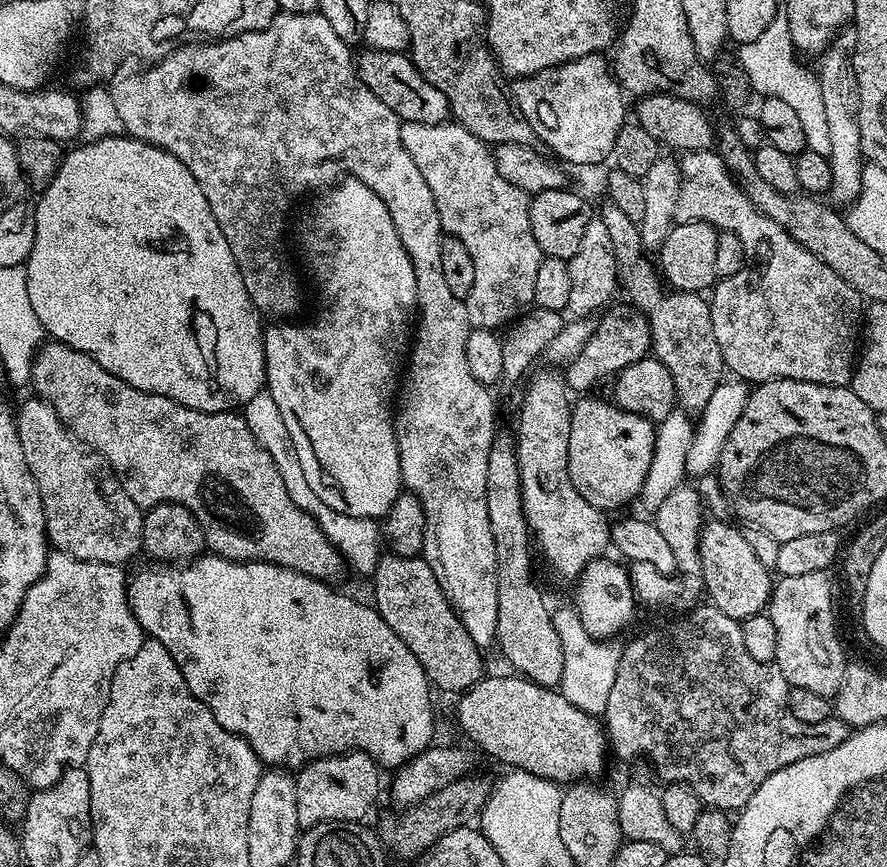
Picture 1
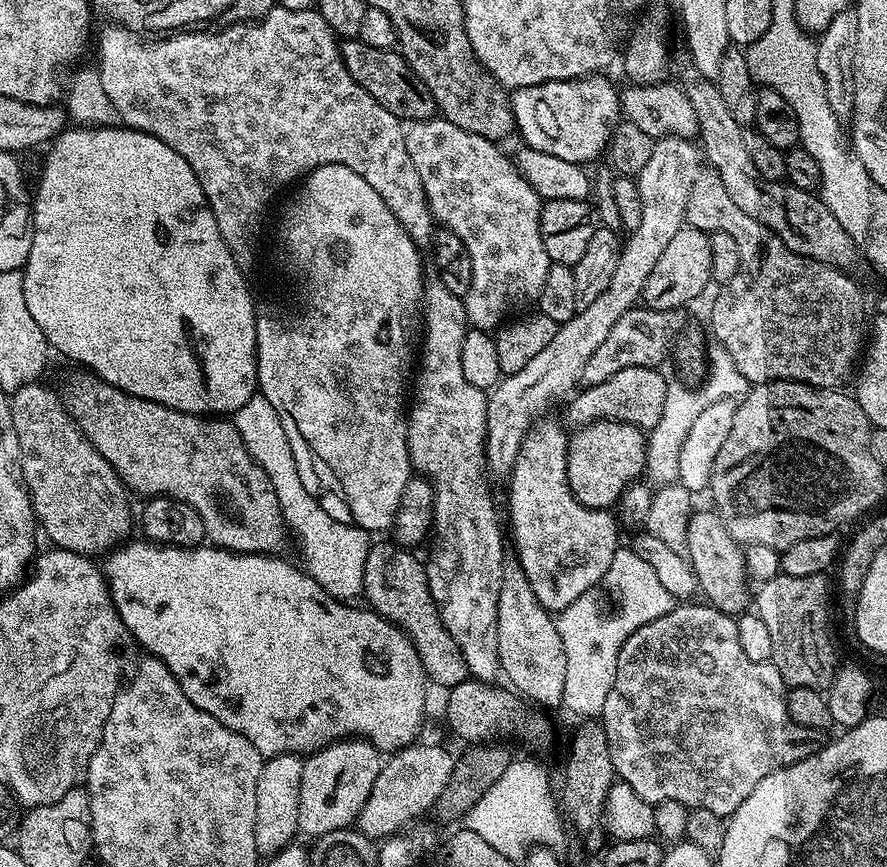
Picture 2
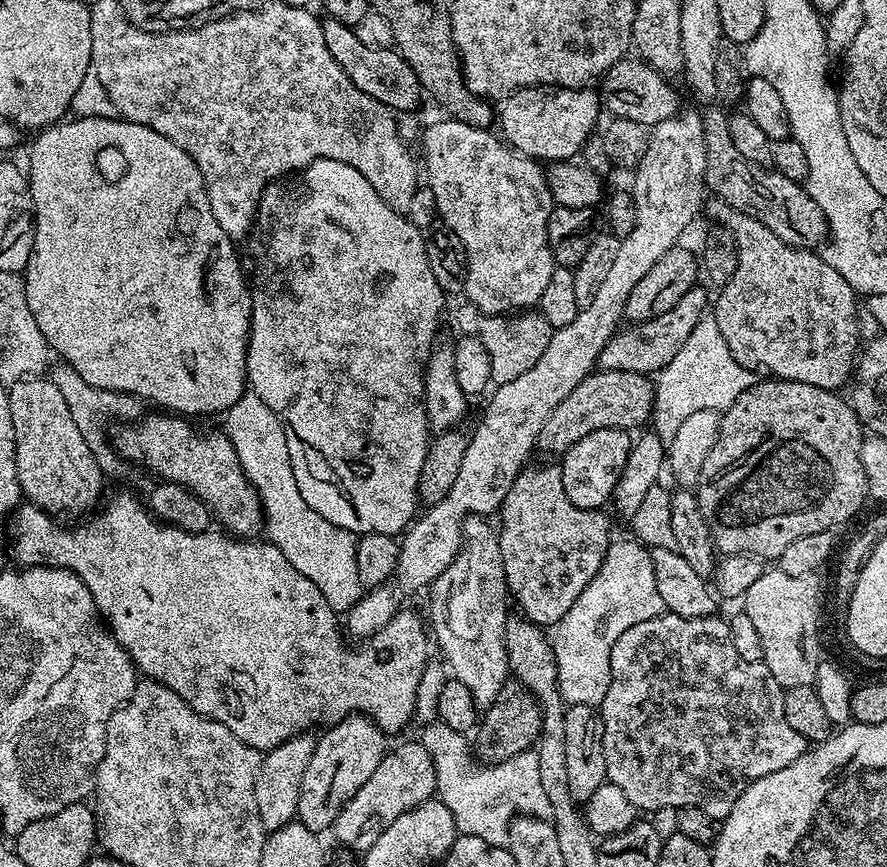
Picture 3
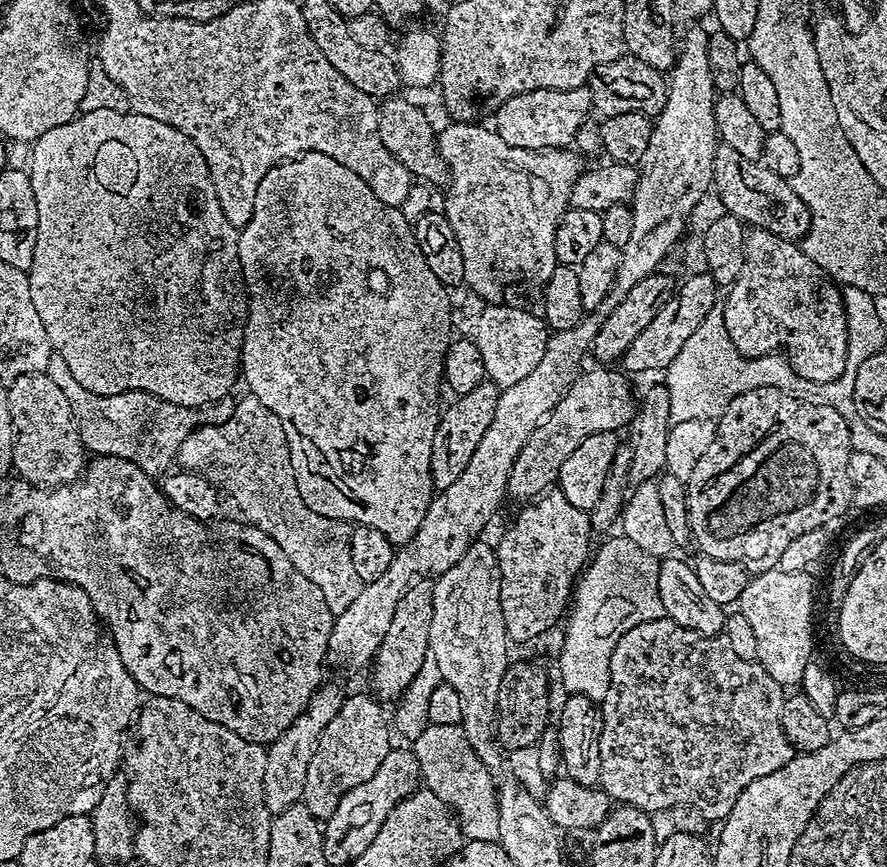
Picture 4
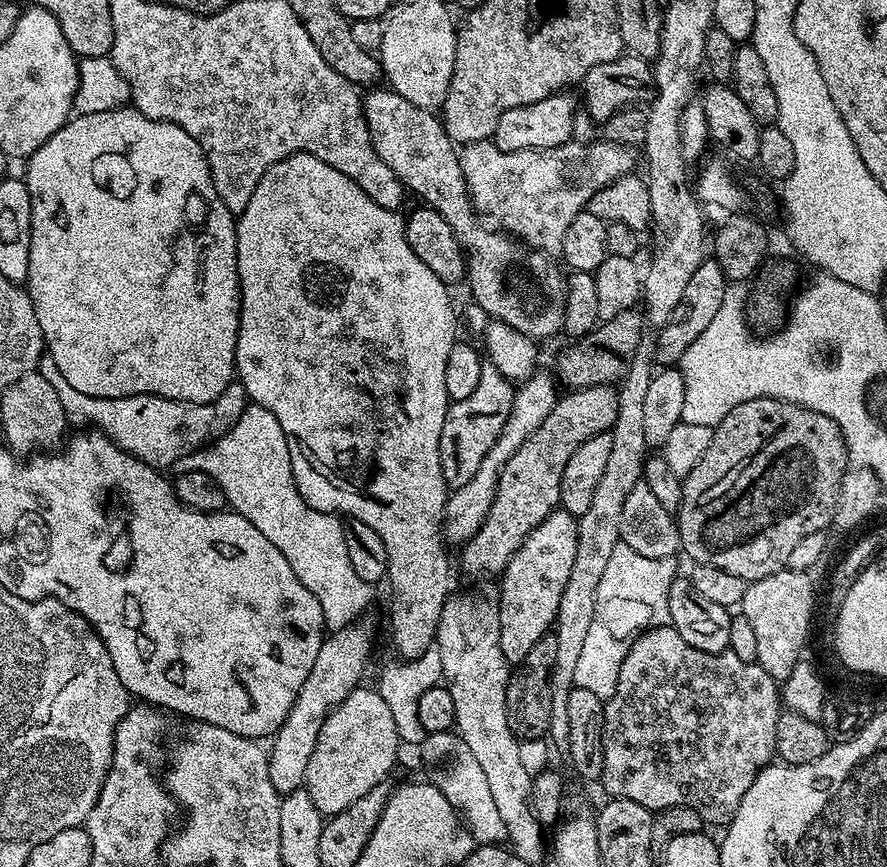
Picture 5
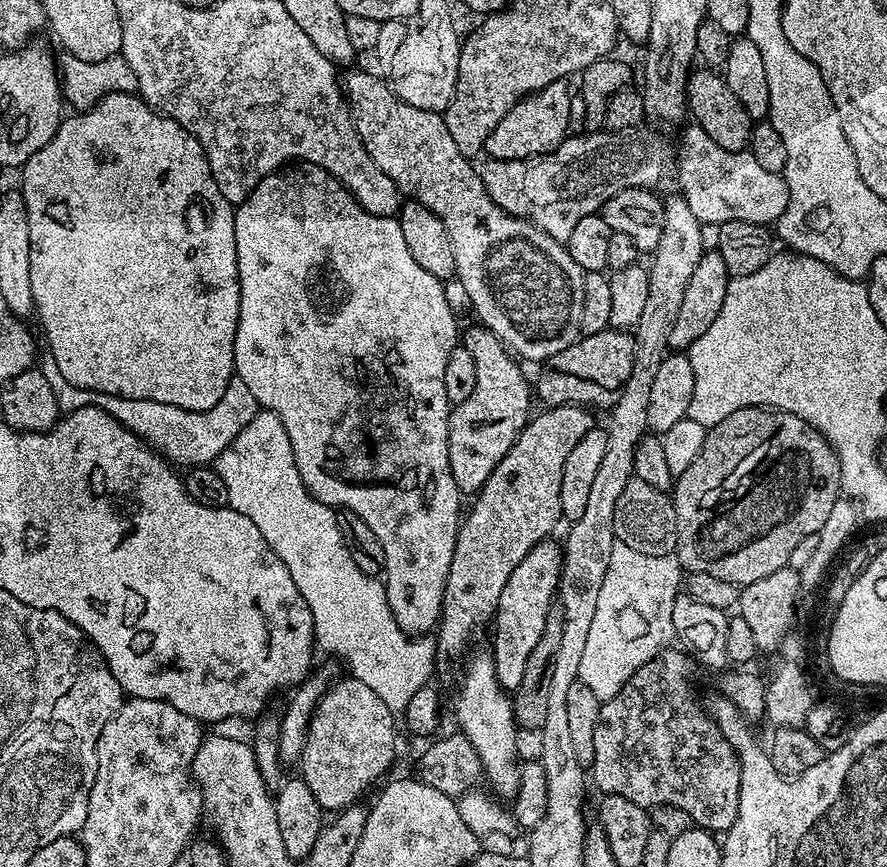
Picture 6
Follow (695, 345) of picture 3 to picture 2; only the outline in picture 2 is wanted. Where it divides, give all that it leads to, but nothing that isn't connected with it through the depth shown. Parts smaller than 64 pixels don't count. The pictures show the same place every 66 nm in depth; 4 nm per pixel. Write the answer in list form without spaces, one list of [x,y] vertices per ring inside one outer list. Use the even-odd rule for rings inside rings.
[[[712,346],[706,352],[706,375],[703,377],[701,386],[697,392],[692,392],[688,396],[689,412],[684,412],[681,416],[675,416],[672,412],[680,412],[684,408],[684,388],[683,383],[669,383],[666,390],[666,398],[668,399],[667,411],[663,418],[658,422],[658,426],[654,426],[646,436],[646,447],[644,450],[644,469],[643,475],[655,482],[672,482],[678,476],[678,454],[687,435],[690,426],[694,423],[696,412],[702,410],[707,404],[718,402],[719,400],[732,400],[733,398],[743,397],[748,391],[750,385],[746,378],[742,378],[742,374],[738,374],[738,366],[734,366],[734,362],[730,358],[730,354],[726,354],[726,350],[719,346]]]

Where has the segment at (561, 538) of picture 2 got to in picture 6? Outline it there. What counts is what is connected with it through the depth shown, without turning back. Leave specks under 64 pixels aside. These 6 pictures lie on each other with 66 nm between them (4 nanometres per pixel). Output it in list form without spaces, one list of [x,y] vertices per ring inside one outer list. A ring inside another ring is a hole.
[[[555,539],[543,540],[518,566],[506,582],[498,598],[494,617],[494,629],[490,651],[494,658],[496,677],[505,690],[514,690],[522,683],[522,674],[526,674],[526,661],[529,660],[542,630],[546,626],[546,614],[554,607],[560,587],[560,571],[564,569],[564,554]]]

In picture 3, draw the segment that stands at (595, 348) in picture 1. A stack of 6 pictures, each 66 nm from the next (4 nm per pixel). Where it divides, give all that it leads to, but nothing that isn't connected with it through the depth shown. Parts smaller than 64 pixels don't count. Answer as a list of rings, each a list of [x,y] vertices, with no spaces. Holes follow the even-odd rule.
[[[697,286],[691,288],[674,307],[666,310],[666,314],[658,314],[658,318],[641,324],[629,323],[627,326],[621,327],[610,338],[610,342],[606,342],[606,346],[602,346],[602,354],[598,361],[599,371],[659,373],[660,369],[666,367],[670,362],[670,358],[674,358],[674,354],[678,354],[678,350],[682,350],[682,346],[692,339],[694,333],[701,327],[706,315],[704,307],[707,304],[709,307],[710,296],[708,300],[707,290],[703,286]]]

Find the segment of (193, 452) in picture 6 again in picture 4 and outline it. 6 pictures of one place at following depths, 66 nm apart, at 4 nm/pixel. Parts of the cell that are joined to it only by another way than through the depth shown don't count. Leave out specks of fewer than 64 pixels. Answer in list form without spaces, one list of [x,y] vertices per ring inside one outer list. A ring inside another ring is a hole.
[[[55,354],[48,359],[46,375],[58,385],[62,394],[66,394],[78,438],[93,457],[113,456],[126,462],[134,462],[134,466],[138,466],[147,476],[153,478],[165,475],[173,467],[176,451],[182,446],[182,442],[186,442],[186,438],[190,438],[190,434],[194,434],[196,428],[201,428],[204,424],[226,422],[226,418],[234,414],[236,405],[236,400],[231,395],[218,398],[218,402],[201,408],[191,408],[174,406],[174,402],[166,402],[142,390],[130,390],[109,396],[90,394],[90,390],[82,390],[82,386],[74,382],[62,358]]]

